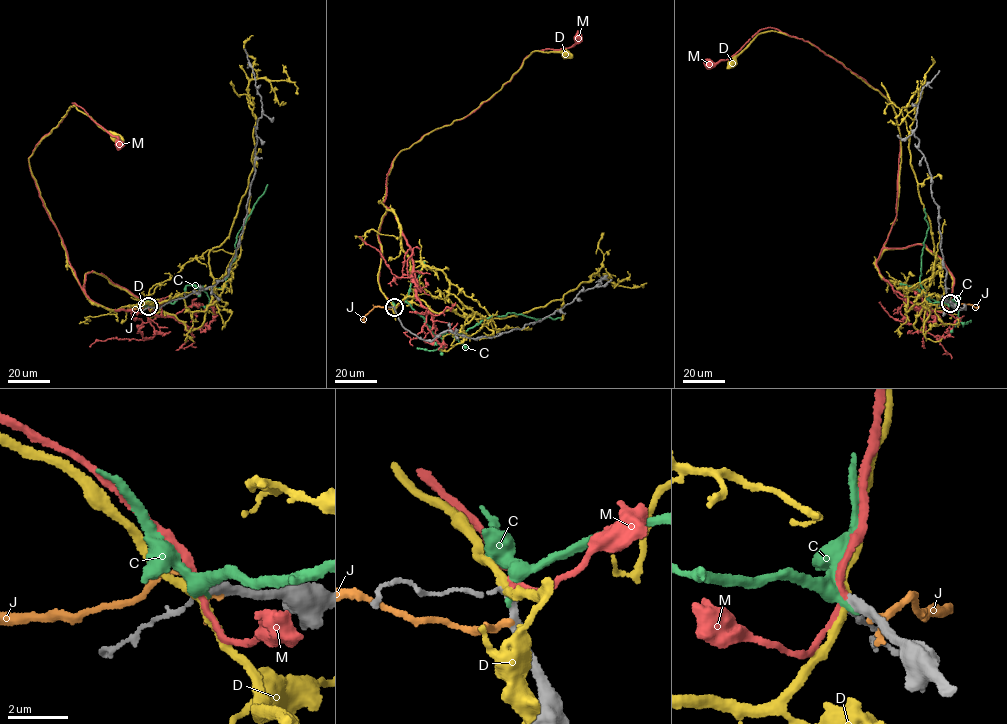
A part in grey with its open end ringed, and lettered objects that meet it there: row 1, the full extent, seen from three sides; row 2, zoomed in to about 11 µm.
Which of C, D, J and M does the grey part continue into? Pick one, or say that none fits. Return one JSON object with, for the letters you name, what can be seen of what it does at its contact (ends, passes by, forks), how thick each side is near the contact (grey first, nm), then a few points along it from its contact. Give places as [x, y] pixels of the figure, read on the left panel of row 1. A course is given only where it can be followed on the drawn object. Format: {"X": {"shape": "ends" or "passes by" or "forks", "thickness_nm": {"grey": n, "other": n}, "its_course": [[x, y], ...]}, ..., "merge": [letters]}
{"M": {"shape": "passes by", "thickness_nm": {"grey": 240, "other": 240}, "its_course": [[147, 307], [93, 271], [85, 274], [82, 288], [30, 170], [35, 146], [73, 103], [119, 145]]}, "merge": ["M"]}

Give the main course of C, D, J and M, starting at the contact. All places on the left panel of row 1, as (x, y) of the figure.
C: (148, 307), (166, 301), (173, 303), (187, 285), (223, 289), (234, 258), (237, 234), (267, 184)
D: (147, 307), (93, 272), (84, 275), (82, 289), (30, 171), (29, 159), (36, 147), (71, 106), (117, 137)
J: (149, 307), (128, 308), (130, 305)
M: (147, 307), (93, 271), (85, 274), (82, 288), (30, 170), (35, 146), (73, 103), (119, 145)

